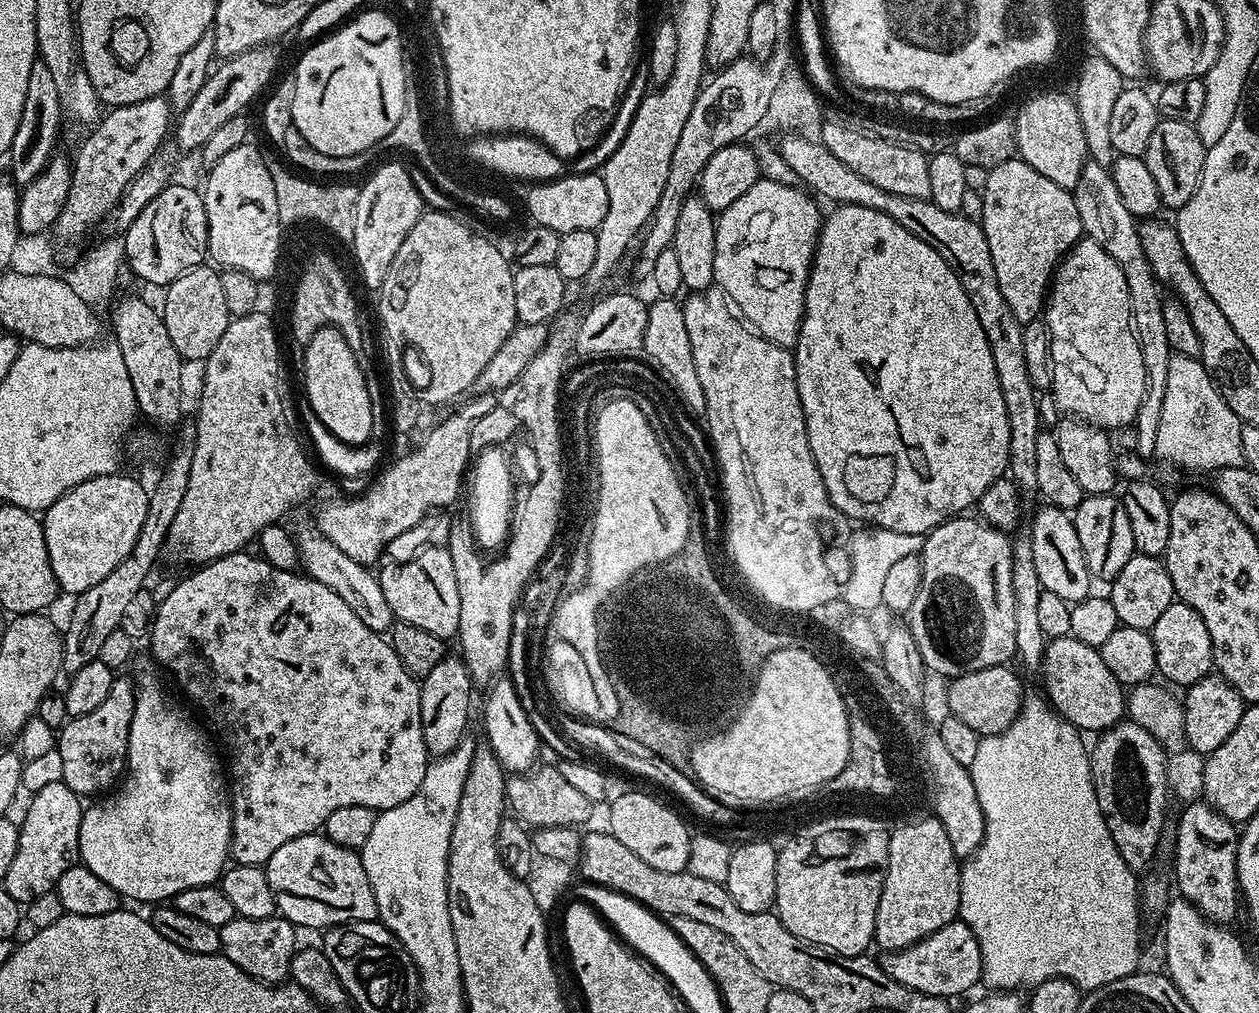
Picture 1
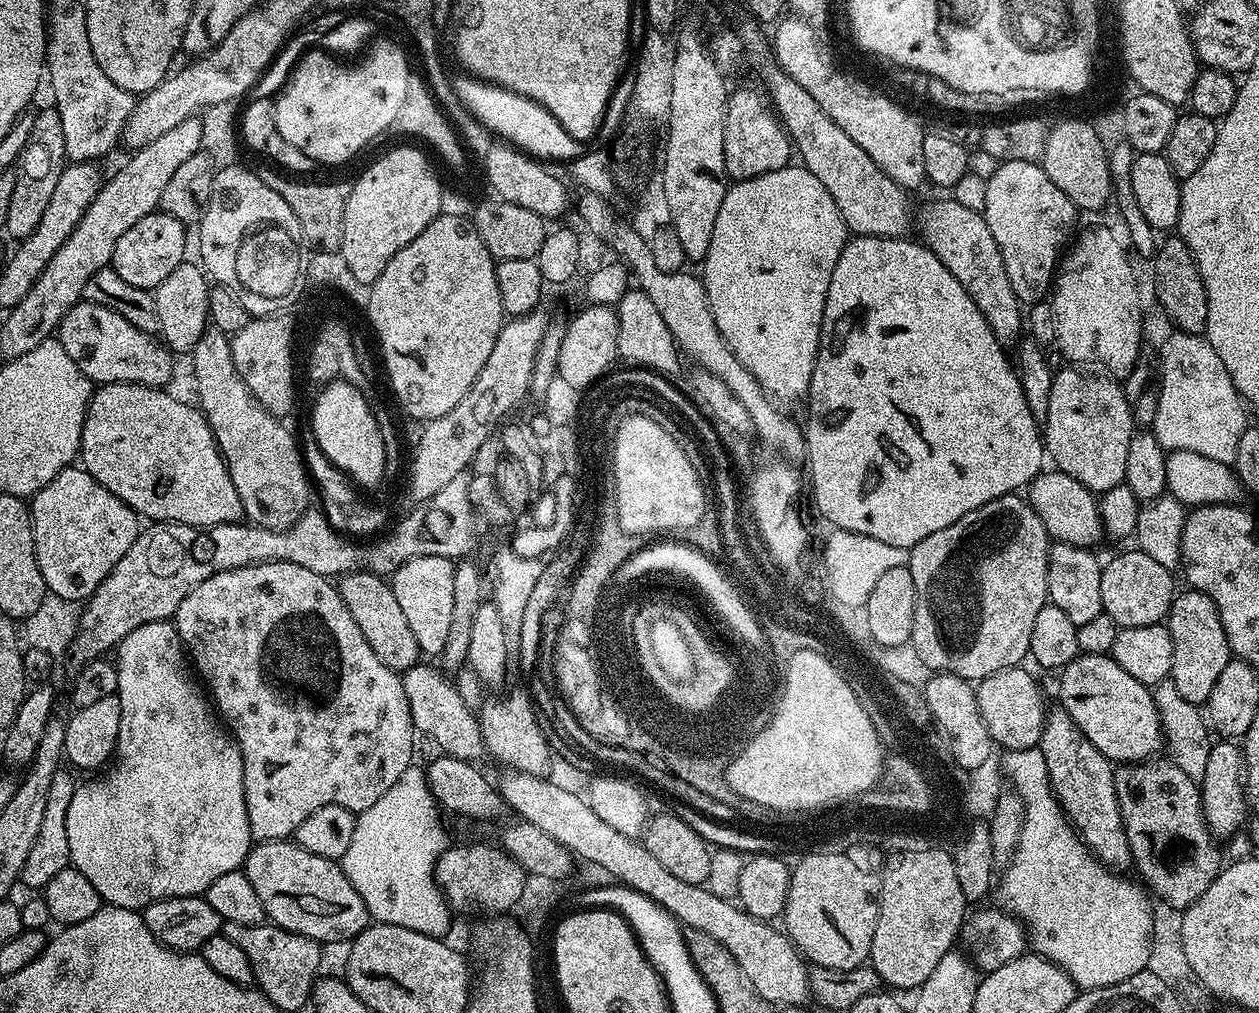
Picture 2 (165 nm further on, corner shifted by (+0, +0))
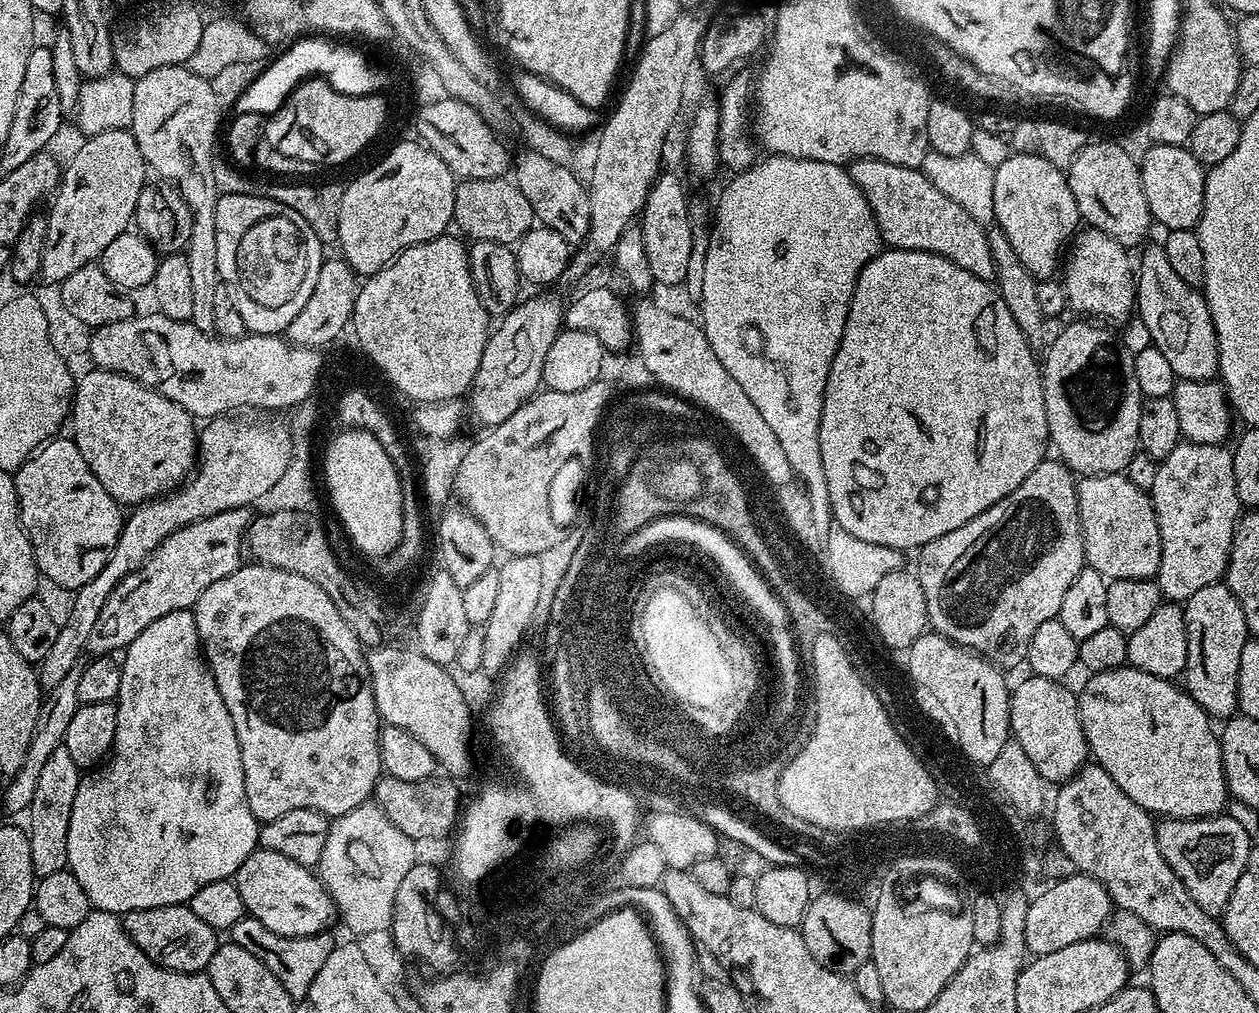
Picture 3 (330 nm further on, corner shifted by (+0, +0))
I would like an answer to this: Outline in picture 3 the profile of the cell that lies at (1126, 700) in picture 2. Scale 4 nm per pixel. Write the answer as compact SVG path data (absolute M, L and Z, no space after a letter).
M1131 666L1105 672L1094 672L1087 678L1089 680L1081 688L1078 688L1076 705L1091 759L1100 764L1102 770L1106 770L1106 774L1110 774L1110 778L1114 778L1114 782L1118 782L1118 786L1122 786L1122 790L1126 794L1130 794L1130 798L1134 798L1134 802L1138 802L1138 806L1142 806L1146 811L1152 813L1153 817L1169 820L1199 820L1225 811L1224 803L1229 803L1230 797L1222 770L1222 750L1217 729L1214 727L1213 721L1202 710L1202 706L1198 706L1198 702L1194 702L1194 698L1190 698L1190 694L1184 691L1183 687L1176 685L1175 688L1175 683L1172 680L1163 680L1154 674L1146 674Z

